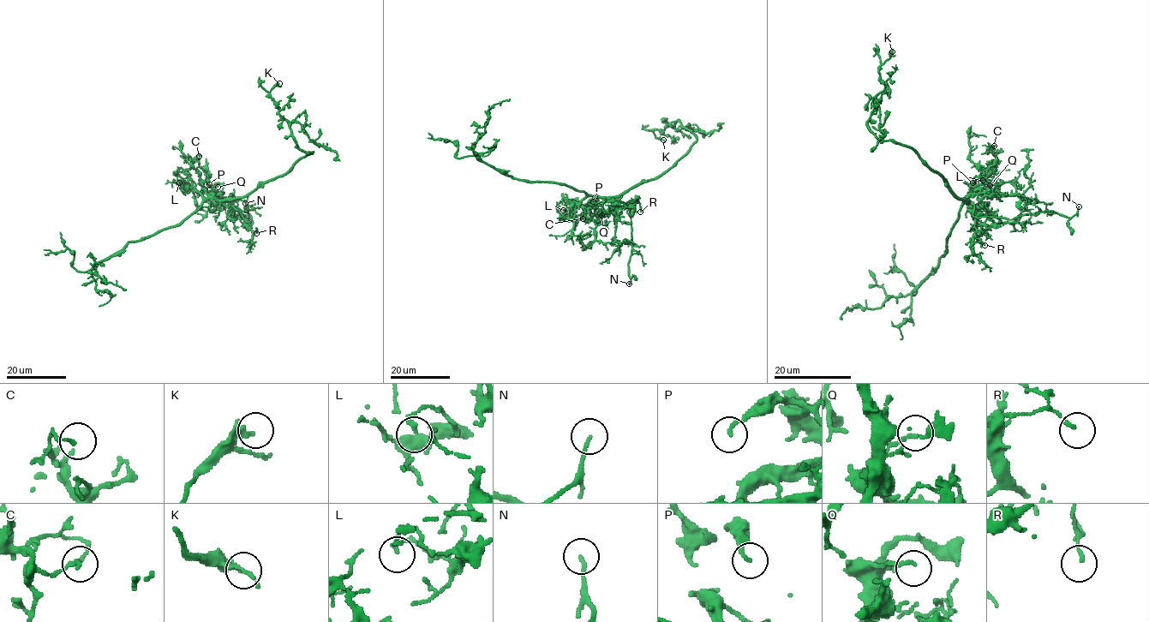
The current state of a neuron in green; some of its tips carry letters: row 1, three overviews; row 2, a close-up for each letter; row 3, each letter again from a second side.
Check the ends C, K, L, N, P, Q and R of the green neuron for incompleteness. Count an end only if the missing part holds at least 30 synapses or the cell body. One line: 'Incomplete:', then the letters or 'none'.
Incomplete: N

